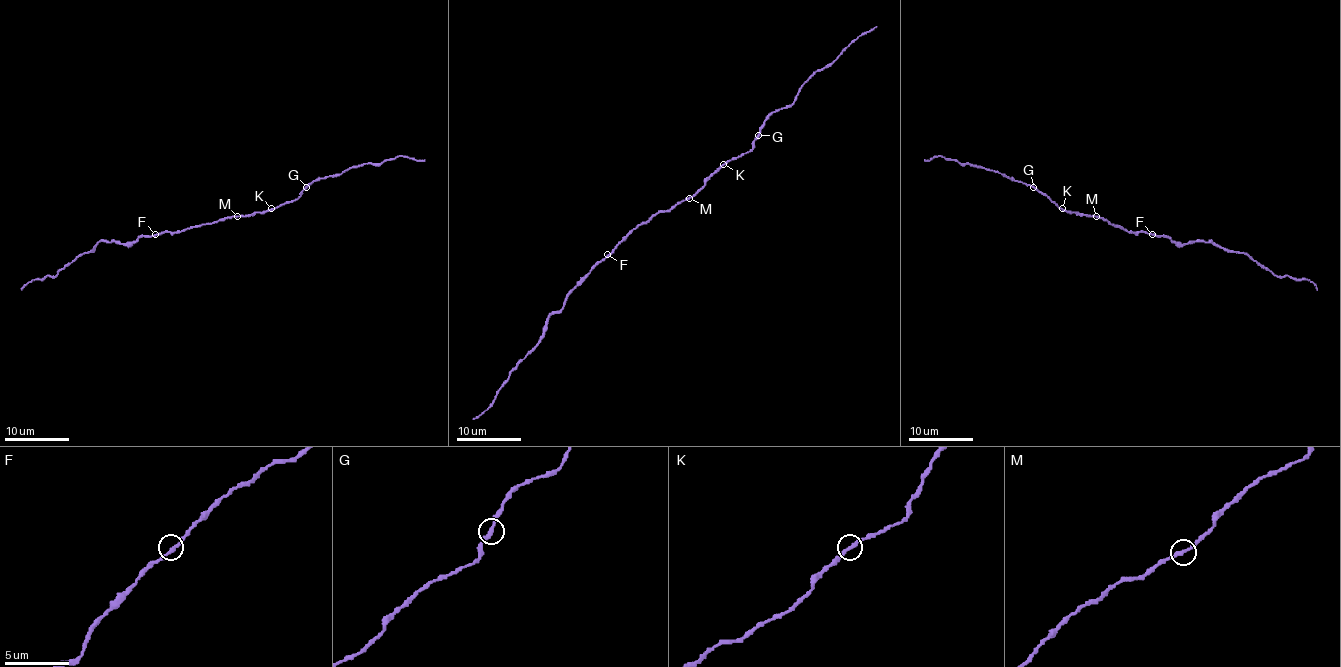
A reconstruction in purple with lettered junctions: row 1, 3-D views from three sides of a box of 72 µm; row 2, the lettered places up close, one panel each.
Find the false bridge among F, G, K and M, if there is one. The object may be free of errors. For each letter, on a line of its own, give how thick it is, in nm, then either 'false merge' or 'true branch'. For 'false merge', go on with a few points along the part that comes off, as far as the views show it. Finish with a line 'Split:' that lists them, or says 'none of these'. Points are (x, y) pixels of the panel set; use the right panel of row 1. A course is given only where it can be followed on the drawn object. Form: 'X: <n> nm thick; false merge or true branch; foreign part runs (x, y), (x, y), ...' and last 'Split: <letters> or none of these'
F: 280 nm thick; true branch
G: 280 nm thick; true branch
K: 280 nm thick; true branch
M: 280 nm thick; true branch
Split: none of these

